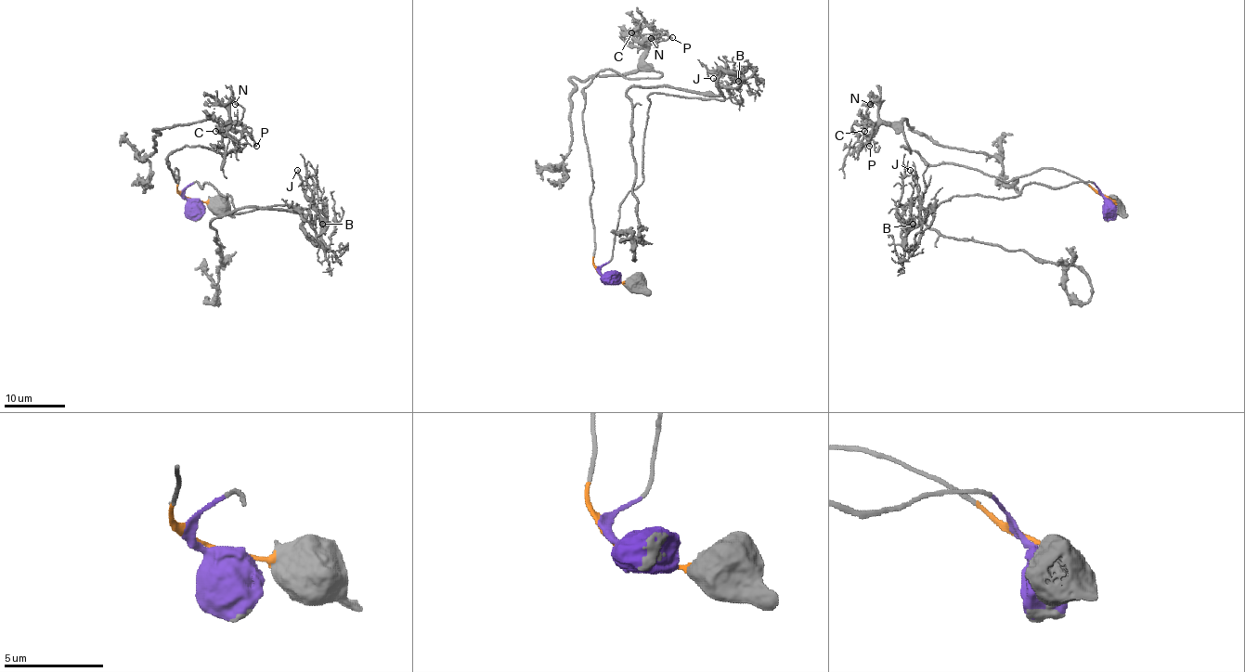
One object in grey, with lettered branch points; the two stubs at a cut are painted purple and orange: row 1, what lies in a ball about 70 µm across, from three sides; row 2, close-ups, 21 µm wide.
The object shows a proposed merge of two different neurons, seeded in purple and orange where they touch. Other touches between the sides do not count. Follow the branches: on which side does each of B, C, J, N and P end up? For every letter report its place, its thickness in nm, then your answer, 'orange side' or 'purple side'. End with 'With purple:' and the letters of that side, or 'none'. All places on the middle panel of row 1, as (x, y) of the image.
B: (738, 81) | 70 nm | purple side
C: (631, 32) | 140 nm | orange side
J: (713, 78) | 140 nm | purple side
N: (651, 38) | 140 nm | orange side
P: (672, 37) | 170 nm | orange side
With purple: B, J

